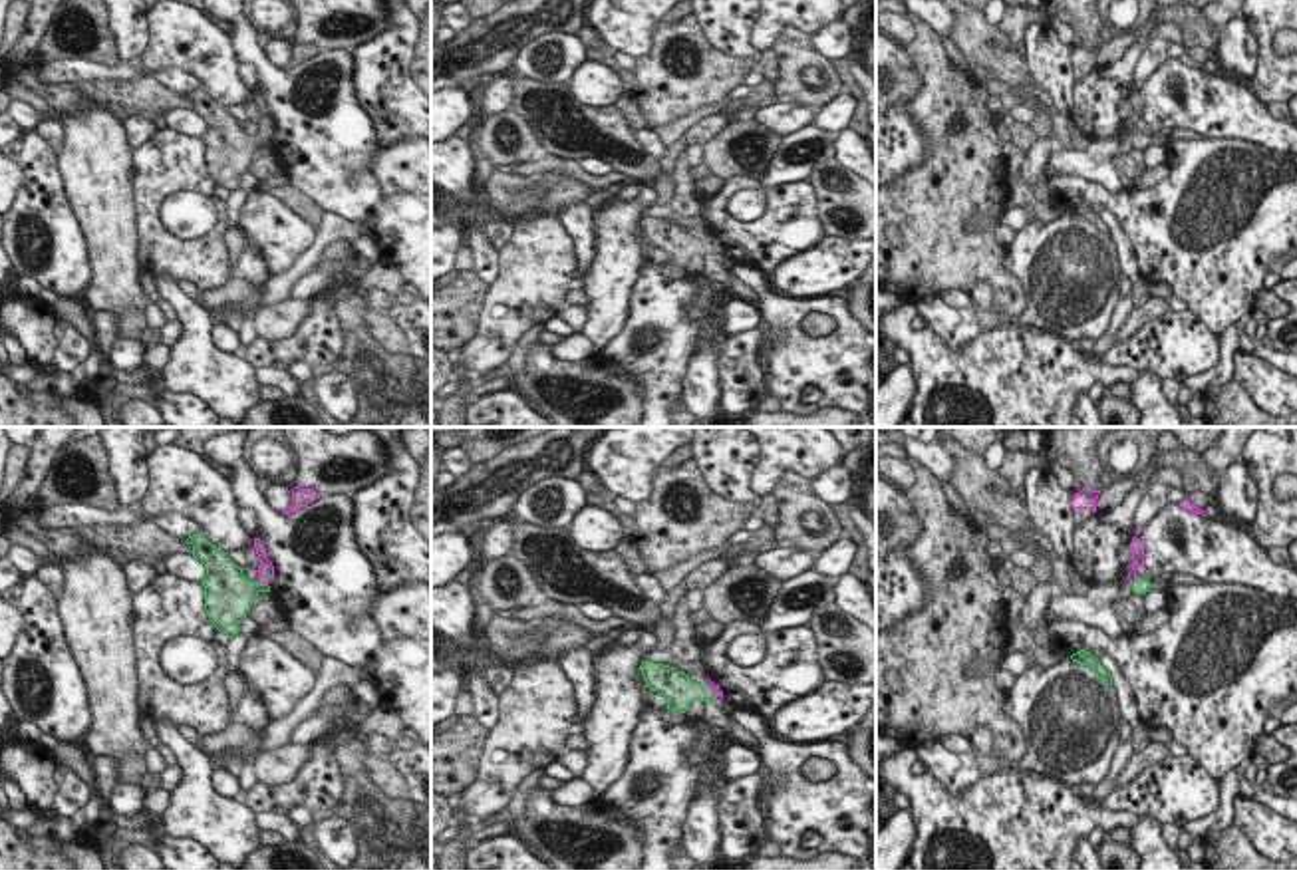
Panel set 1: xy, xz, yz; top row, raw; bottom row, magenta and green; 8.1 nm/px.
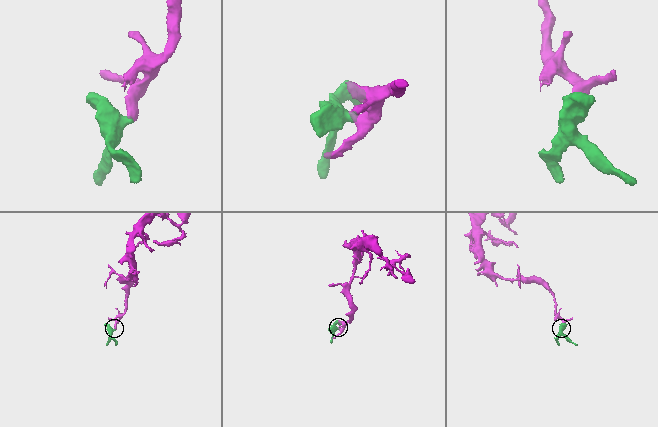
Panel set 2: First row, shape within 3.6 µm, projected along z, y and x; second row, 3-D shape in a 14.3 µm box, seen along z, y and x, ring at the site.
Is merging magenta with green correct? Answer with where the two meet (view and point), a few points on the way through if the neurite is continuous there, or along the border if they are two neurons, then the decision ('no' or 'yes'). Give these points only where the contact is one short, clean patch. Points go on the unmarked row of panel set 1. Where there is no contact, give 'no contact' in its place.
contact xy (263, 138); way xy (265, 126), (263, 138), (235, 149); yes

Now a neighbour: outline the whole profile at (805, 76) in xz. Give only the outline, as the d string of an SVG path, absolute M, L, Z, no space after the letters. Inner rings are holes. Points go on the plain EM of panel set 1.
M785 26L771 50L779 62L779 79L771 93L777 103L822 107L844 91L830 60L814 50L812 36Z

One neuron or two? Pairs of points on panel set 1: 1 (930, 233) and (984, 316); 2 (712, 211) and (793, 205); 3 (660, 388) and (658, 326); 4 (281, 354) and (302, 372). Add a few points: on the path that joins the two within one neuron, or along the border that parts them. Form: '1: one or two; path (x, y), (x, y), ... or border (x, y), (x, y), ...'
1: two; border (988, 281), (980, 281), (972, 289)
2: one; path (731, 231), (767, 231), (773, 225)
3: one; path (660, 372), (658, 342)
4: two; border (287, 366), (302, 362), (310, 370)

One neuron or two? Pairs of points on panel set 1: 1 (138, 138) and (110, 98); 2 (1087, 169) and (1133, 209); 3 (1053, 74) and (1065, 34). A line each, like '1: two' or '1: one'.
1: two
2: two
3: two

